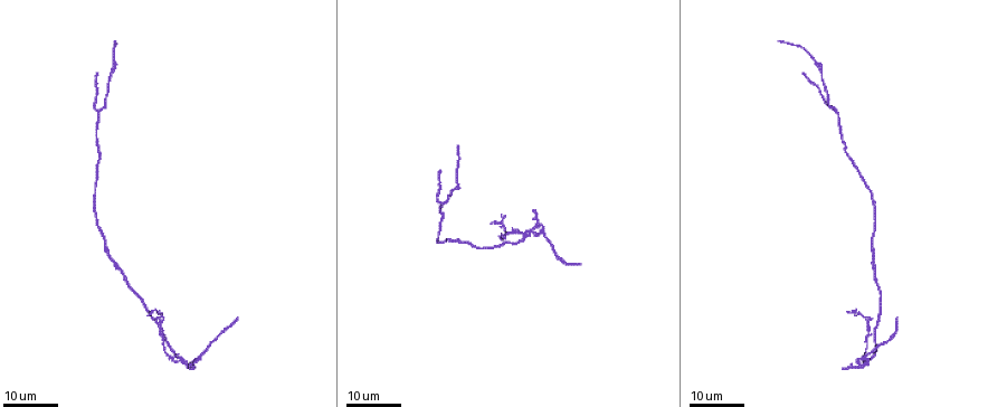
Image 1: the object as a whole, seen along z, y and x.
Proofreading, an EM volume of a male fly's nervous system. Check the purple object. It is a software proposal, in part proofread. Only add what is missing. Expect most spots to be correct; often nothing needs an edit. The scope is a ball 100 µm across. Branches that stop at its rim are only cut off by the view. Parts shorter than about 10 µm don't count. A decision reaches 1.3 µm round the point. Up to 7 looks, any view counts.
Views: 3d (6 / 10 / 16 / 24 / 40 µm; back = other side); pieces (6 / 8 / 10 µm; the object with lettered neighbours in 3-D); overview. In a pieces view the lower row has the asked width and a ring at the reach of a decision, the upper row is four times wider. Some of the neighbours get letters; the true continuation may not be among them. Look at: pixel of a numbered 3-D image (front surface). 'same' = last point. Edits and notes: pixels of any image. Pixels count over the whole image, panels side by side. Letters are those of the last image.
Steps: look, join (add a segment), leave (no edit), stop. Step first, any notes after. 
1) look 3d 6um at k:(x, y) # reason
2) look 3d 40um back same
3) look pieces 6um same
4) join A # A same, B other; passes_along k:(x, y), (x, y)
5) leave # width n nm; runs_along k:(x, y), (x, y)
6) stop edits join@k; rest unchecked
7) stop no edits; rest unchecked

look 3d 24um at 1:(189, 368) # an open end

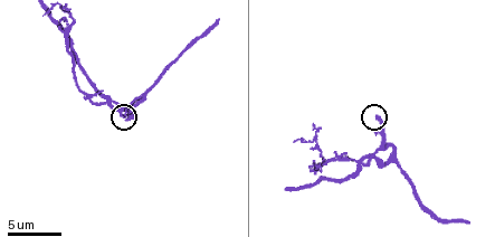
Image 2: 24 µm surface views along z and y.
look pieces 6um at 2:(126, 121) # see the neighbours

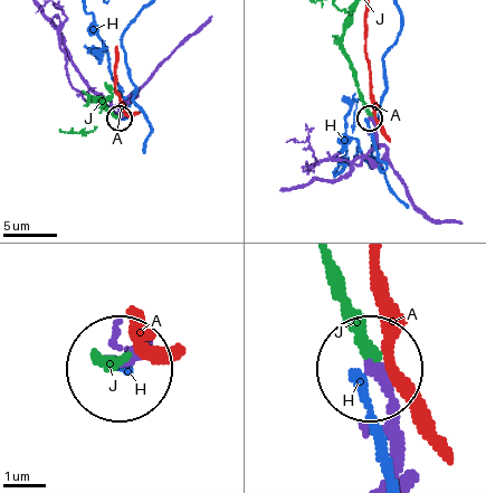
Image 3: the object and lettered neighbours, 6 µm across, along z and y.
join J # A other, H other, J same; the cell continues

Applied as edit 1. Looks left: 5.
look pieces 10um at 2:(103, 91)

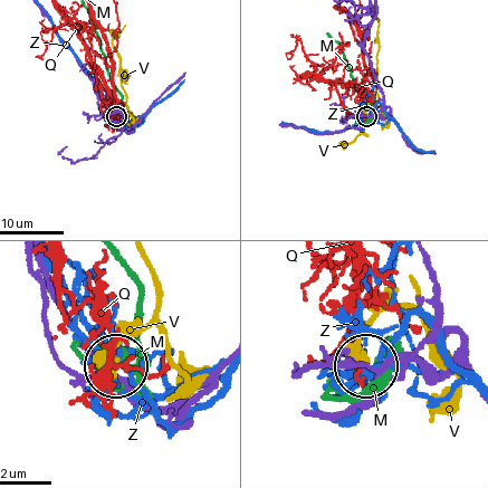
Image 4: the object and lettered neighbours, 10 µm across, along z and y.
leave # M other, Q other, V other, Z other; none of them fits

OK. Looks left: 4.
look 3d 6um at 2:(313, 127) # an open end

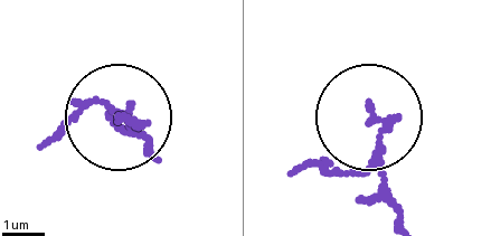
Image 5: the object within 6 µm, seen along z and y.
look pieces 8um at 5:(120, 114) # see the neighbours

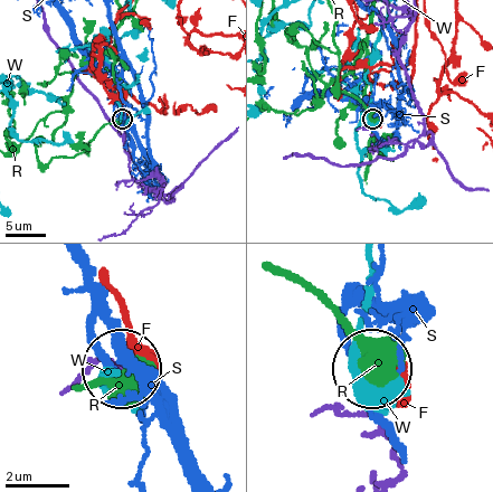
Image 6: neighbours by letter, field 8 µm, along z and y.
leave # width 180 nm; F other, R other, S other, W other; no lettered segment goes on from it

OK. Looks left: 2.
look 3d 24um at 1:(804, 73) # free end

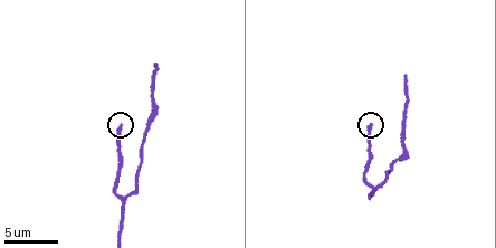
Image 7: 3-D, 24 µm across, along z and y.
look pieces 6um at 7:(370, 123)

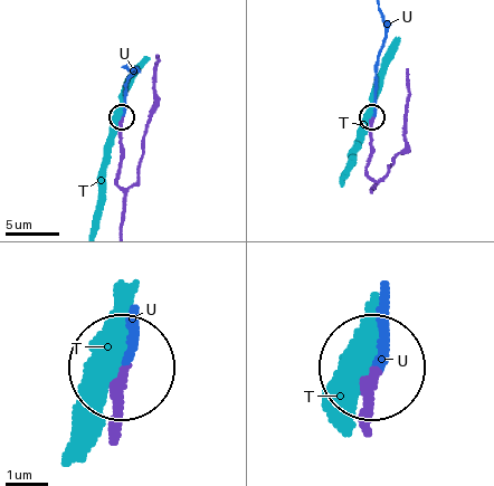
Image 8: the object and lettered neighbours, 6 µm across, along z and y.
join U # T other, U same; passes_along 8:(121, 144), (123, 93), (134, 73), (126, 67); the cell continues

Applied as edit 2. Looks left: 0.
stop edits join@3, join@8; rest unchecked

